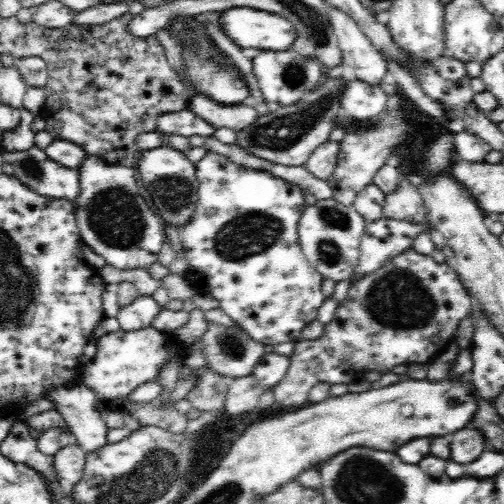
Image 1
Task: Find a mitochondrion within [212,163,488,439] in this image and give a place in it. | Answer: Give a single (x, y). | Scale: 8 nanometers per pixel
(385, 293)

